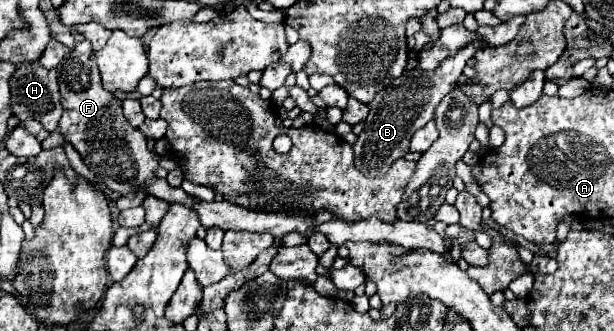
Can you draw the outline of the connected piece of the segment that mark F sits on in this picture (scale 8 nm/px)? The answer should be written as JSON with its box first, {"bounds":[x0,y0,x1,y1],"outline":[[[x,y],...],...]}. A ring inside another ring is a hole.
{"bounds":[57,41,157,195],"outline":[[[81,41],[57,67],[63,107],[59,131],[79,151],[85,165],[107,189],[127,195],[137,191],[141,183],[155,179],[153,171],[157,169],[157,155],[147,149],[145,135],[131,127],[123,117],[121,101],[103,89],[97,63],[91,63],[91,55],[91,43]]]}

